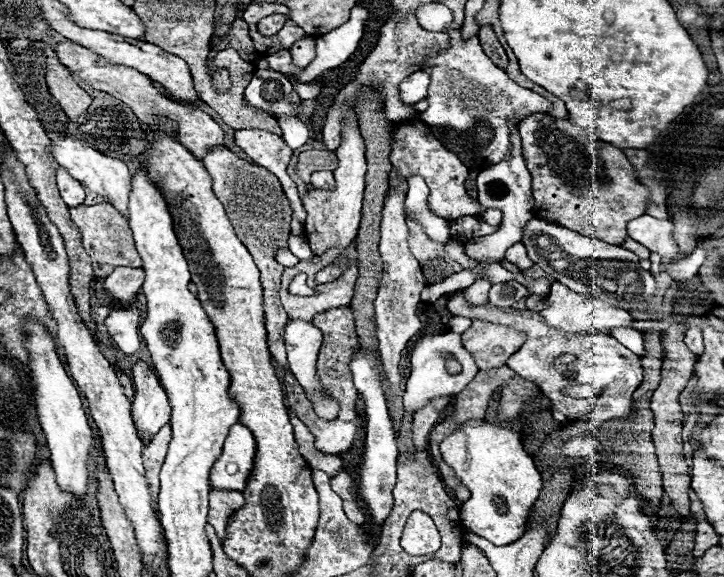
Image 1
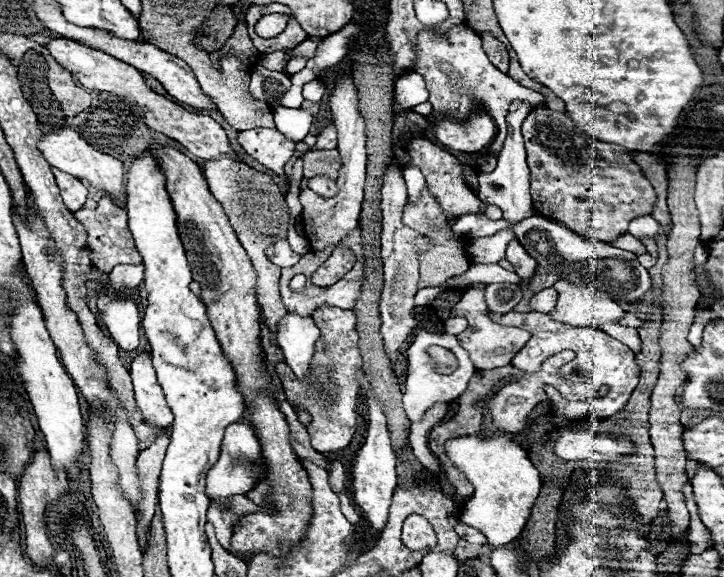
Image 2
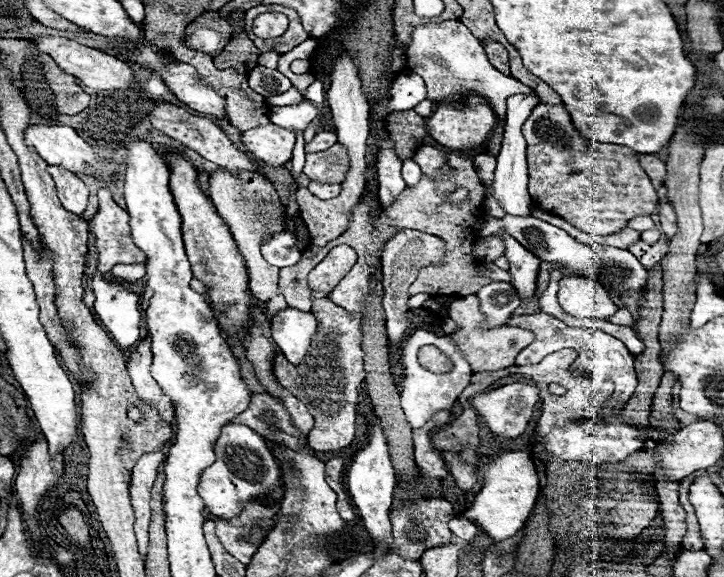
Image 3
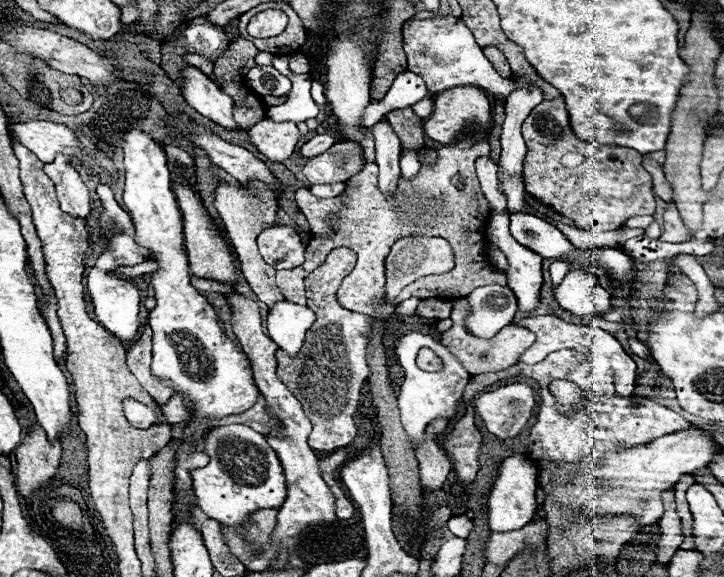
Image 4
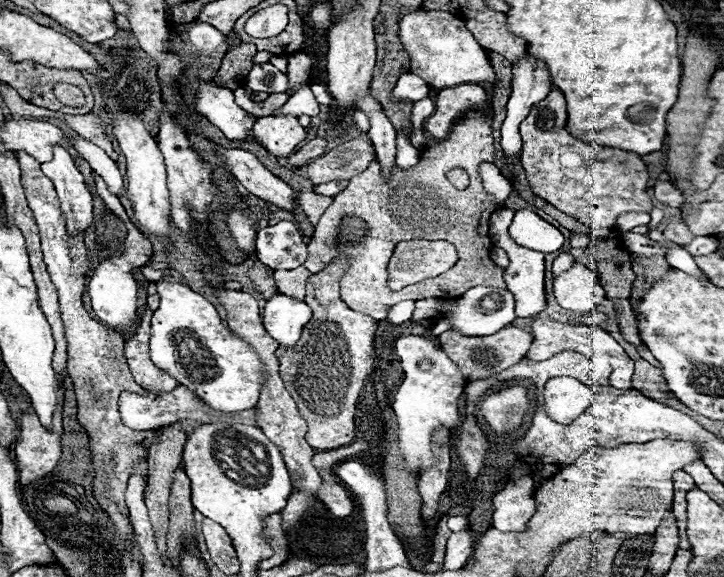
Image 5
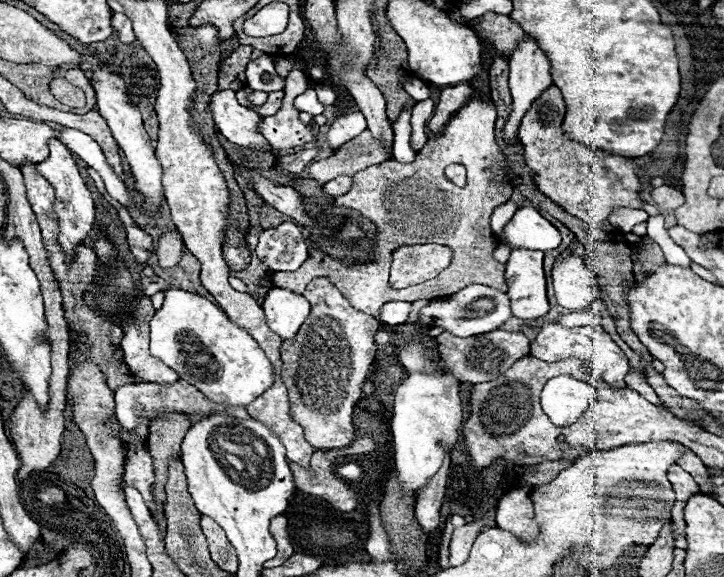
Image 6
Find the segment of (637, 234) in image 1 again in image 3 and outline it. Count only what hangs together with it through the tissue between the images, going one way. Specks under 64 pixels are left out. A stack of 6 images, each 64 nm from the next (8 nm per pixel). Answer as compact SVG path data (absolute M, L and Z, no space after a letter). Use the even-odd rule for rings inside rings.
M638 216L638 218L632 218L630 222L628 222L628 228L632 228L632 230L638 230L638 232L644 232L644 230L652 230L656 224L652 222L652 218L650 216Z

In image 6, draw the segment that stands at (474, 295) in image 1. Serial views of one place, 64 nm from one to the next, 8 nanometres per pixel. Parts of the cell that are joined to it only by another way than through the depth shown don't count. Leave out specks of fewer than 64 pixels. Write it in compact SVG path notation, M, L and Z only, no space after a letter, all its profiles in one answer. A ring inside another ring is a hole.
M492 330L486 334L470 336L470 338L456 338L448 332L442 332L436 336L434 348L438 350L438 356L444 360L446 368L454 378L460 382L488 382L502 376L516 360L526 356L530 352L530 342L522 332L504 332L504 330Z

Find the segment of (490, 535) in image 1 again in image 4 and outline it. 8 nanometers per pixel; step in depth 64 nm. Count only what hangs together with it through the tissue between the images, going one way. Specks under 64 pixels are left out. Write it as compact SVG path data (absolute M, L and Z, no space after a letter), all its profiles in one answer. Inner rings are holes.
M524 456L506 458L500 466L500 474L488 496L488 524L492 532L512 532L526 526L536 514L536 466Z

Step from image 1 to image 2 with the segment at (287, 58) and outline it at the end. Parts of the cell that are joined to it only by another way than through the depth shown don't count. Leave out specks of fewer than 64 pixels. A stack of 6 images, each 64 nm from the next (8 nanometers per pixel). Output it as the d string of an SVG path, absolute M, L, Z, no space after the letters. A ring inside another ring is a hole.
M272 52L272 54L264 54L260 64L268 70L278 70L282 72L284 70L284 58L286 58L286 52Z

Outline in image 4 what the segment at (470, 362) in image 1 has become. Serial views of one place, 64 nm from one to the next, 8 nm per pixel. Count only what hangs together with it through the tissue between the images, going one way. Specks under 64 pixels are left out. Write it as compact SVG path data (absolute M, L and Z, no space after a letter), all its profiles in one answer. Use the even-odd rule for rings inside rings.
M408 332L404 336L398 338L396 342L396 354L400 360L400 366L404 368L404 382L398 390L398 408L400 408L400 420L404 424L406 436L410 440L412 450L416 452L422 442L424 442L424 430L428 428L430 422L434 422L436 418L448 418L452 420L456 416L456 402L464 392L464 386L470 380L470 374L464 370L464 366L432 336L426 334L418 334L418 332ZM420 348L430 348L436 352L436 356L442 360L442 370L440 372L422 372L416 366L416 354Z

